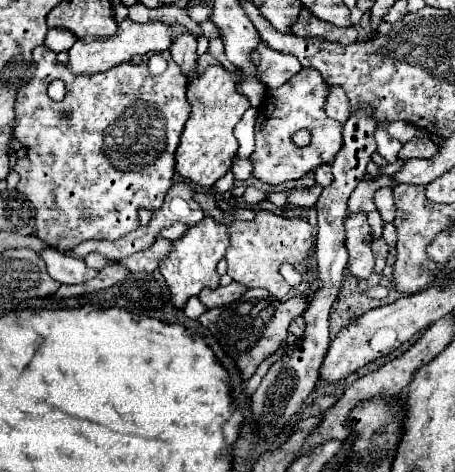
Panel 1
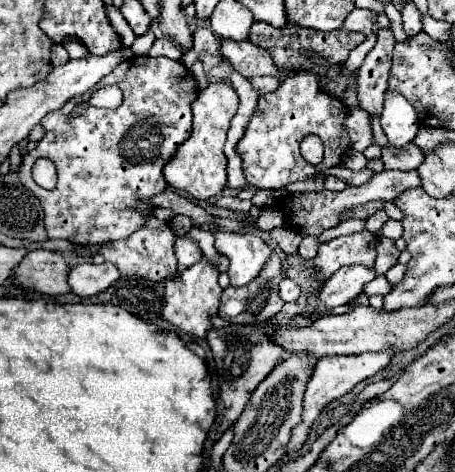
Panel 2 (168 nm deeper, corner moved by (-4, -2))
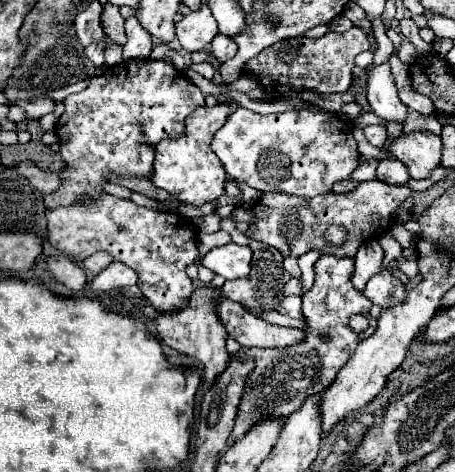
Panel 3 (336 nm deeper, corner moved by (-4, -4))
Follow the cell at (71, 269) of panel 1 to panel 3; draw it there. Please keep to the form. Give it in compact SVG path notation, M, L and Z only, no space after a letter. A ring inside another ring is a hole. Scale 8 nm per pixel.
M113 262L101 274L97 274L95 280L91 280L87 284L87 288L91 288L91 290L113 290L113 288L133 286L133 284L137 284L137 280L139 280L139 276L133 268L129 268L121 262Z

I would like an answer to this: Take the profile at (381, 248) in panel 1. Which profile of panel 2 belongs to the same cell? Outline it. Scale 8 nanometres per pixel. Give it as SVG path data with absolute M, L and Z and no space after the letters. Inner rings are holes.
M379 238L377 254L379 254L377 260L375 260L375 272L377 272L377 274L385 274L391 266L397 264L399 250L395 248L393 240L389 240L389 238Z

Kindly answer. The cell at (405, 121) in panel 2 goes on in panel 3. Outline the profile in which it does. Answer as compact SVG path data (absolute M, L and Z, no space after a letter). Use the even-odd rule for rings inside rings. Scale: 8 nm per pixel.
M389 62L369 68L367 72L367 100L379 118L405 122L407 106L397 96L397 86Z

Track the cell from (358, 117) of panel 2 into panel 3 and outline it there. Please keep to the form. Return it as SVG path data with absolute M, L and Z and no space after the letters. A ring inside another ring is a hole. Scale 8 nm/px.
M367 126L363 132L365 132L367 140L371 142L371 146L381 148L387 142L387 130L385 130L385 126Z

